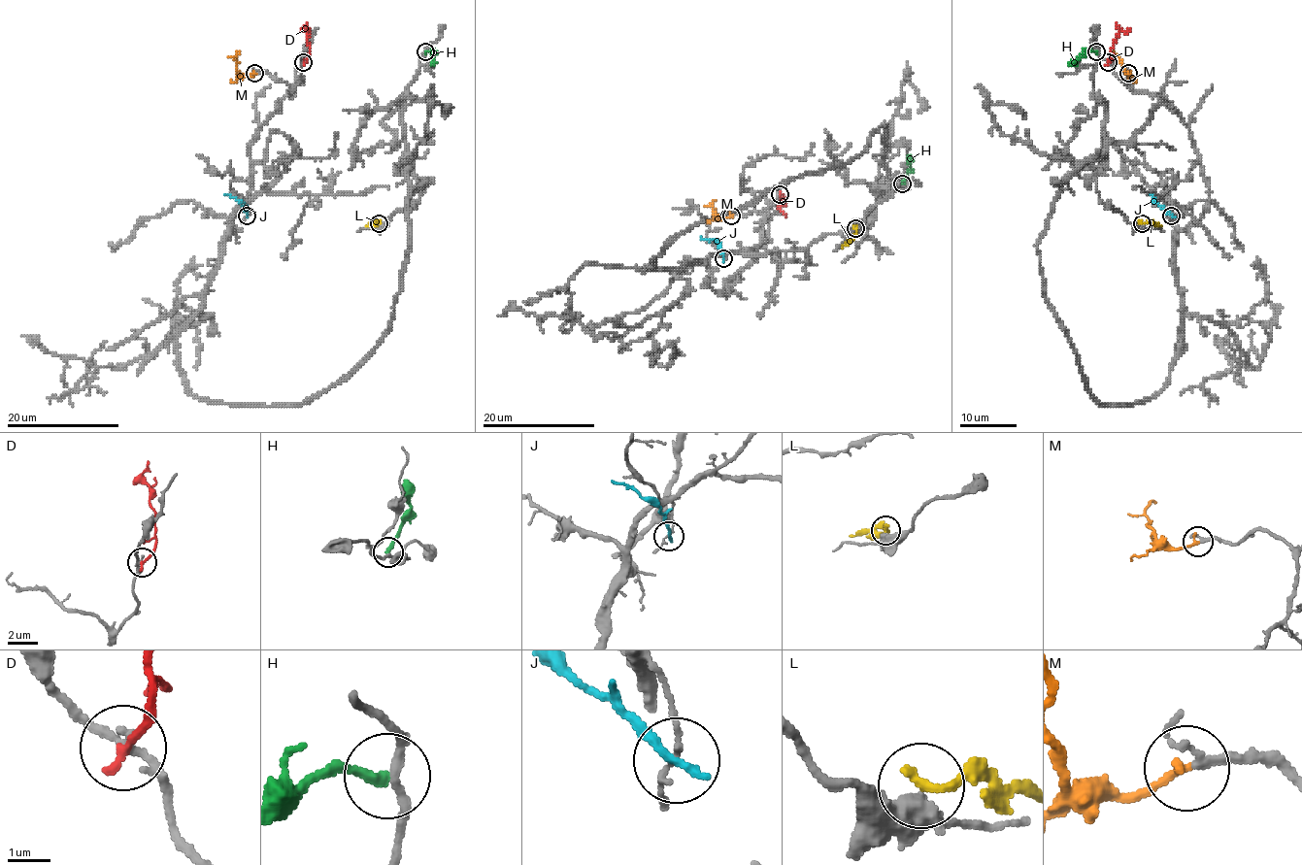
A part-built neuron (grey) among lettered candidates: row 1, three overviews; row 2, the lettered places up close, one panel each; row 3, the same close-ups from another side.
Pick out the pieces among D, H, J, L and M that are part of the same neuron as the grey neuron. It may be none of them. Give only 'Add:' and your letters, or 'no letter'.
Add: M

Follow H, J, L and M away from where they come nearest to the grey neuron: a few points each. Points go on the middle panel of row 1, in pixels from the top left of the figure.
H: (902, 183), (908, 170), (908, 155)
J: (722, 258), (720, 246), (702, 237)
L: (855, 229), (841, 248)
M: (731, 215), (718, 217), (712, 202), (716, 201)

